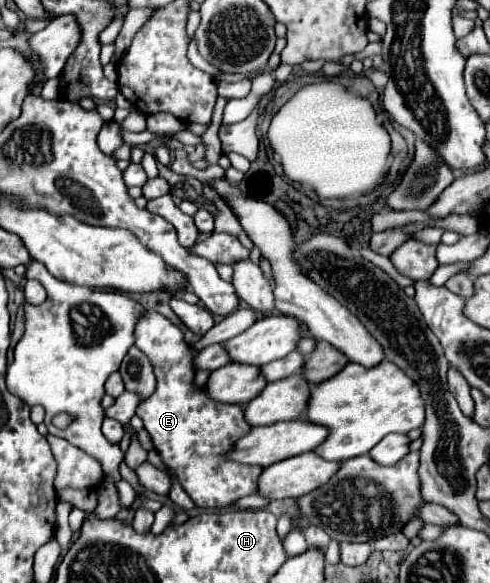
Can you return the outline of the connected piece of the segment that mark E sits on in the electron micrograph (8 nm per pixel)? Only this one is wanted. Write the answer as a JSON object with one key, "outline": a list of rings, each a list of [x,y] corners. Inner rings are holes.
{"outline":[[[143,310],[135,326],[135,346],[143,350],[155,366],[157,388],[137,408],[145,430],[153,438],[165,468],[175,474],[177,482],[199,508],[227,508],[237,498],[257,492],[259,466],[241,466],[225,462],[225,454],[233,450],[233,442],[251,428],[243,420],[241,406],[213,402],[203,390],[193,388],[193,350],[183,340],[177,326],[155,310]]]}

